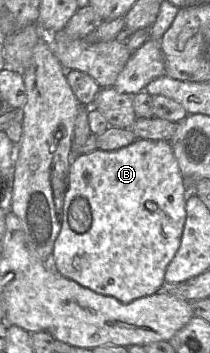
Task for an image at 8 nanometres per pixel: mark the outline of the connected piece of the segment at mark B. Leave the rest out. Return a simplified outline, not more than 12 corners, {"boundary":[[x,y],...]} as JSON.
{"boundary":[[169,141],[74,155],[50,261],[156,294],[188,191]]}

